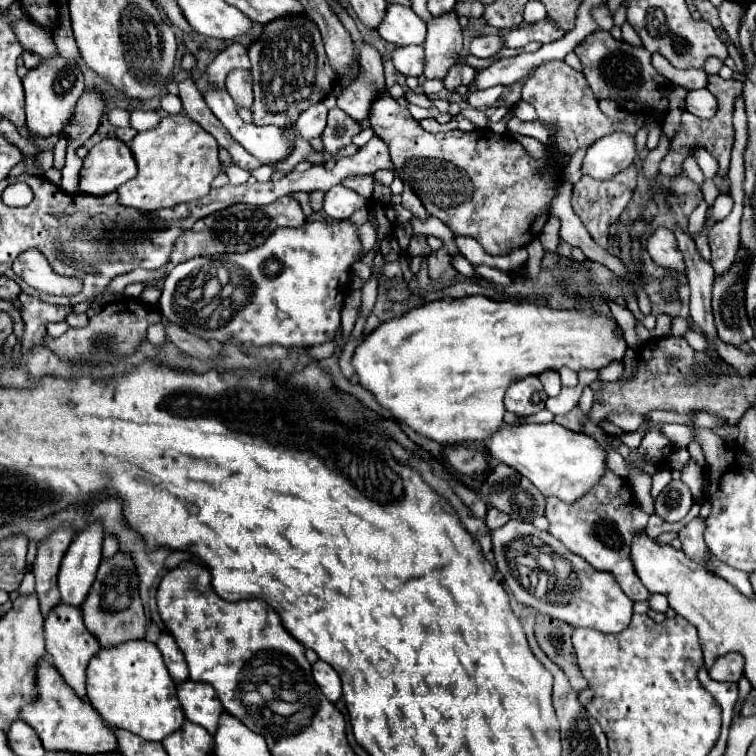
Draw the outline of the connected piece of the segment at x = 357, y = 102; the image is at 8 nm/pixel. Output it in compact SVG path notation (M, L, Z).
M362 42L358 62L362 66L362 74L350 84L350 88L344 88L336 96L336 106L344 110L348 116L352 116L356 122L364 122L368 118L370 104L380 92L384 92L386 84L382 58L374 46Z

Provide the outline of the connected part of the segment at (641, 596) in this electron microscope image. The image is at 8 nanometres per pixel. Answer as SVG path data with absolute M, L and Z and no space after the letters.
M606 472L606 476L598 482L594 492L588 492L582 500L574 504L562 504L562 500L550 496L546 498L546 518L550 520L550 534L558 538L570 552L586 558L596 570L604 570L614 574L624 594L638 602L648 600L650 592L640 584L634 564L630 560L630 546L636 534L640 534L648 524L648 514L638 508L638 502L628 488L628 484L618 478L614 472Z

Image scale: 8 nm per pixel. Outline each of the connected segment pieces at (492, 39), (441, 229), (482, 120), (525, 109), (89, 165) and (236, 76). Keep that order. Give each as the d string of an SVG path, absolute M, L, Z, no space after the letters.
M480 36L470 42L470 52L476 58L492 58L504 48L500 36Z
M428 216L426 220L412 218L410 224L412 224L416 236L436 236L436 238L440 238L444 242L444 246L448 248L448 252L454 252L454 254L458 252L454 248L454 234L438 218L432 218L432 216Z
M467 108L461 110L461 114L468 118L477 128L486 127L487 117L484 111Z
M520 100L520 102L514 106L514 114L516 114L520 120L534 120L534 118L536 118L536 110L534 110L528 102L524 102L524 100Z
M102 140L84 158L78 192L90 196L110 194L134 178L136 172L134 156L122 140Z
M234 70L226 76L226 88L238 106L248 108L252 104L252 74L250 70Z

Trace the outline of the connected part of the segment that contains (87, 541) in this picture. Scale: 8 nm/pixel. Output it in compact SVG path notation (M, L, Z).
M94 522L70 544L58 572L58 590L62 604L80 608L94 582L102 554L102 524Z

